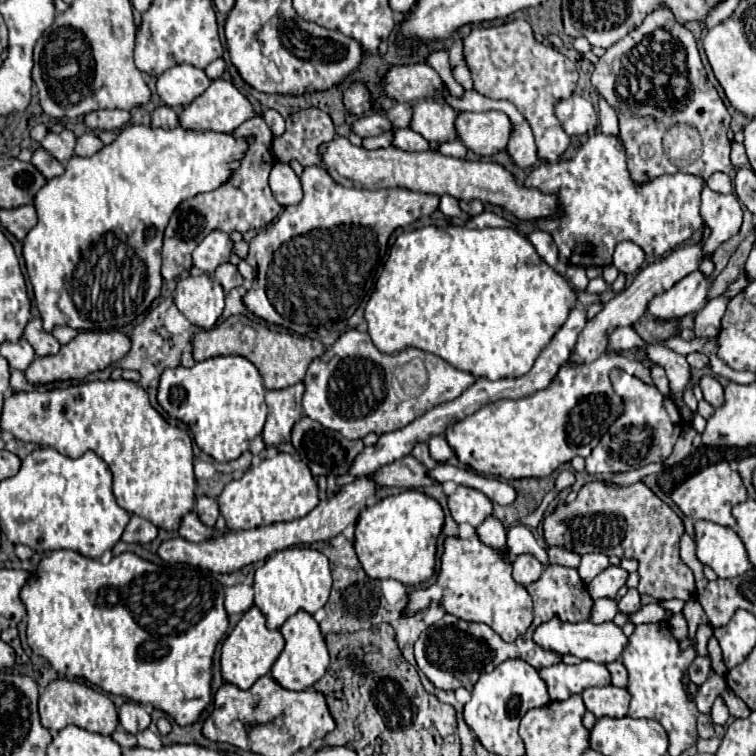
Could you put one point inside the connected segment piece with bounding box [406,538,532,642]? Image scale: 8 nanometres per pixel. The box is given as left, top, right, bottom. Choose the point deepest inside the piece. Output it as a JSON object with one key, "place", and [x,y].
{"place":[475,584]}

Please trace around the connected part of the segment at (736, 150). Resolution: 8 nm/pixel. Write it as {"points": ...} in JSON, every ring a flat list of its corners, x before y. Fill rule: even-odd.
{"points":[[732,142,732,164,734,164,734,168,746,168,748,166,744,144]]}

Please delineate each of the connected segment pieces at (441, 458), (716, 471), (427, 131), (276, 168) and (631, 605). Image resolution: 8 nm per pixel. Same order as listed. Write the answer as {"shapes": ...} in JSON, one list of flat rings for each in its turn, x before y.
{"shapes":[[[432,436,432,438,428,440,428,446,430,446,430,456,432,456,436,462,446,462,446,460,454,454,454,450,450,448,450,444,446,442,444,436]],[[721,461,714,466,704,468,702,472,694,474,686,482,682,482,672,492,670,498,692,520,710,520,710,522,734,528,736,520,732,516,732,506,744,502,748,498,748,494,746,494,746,486,744,486,740,474,736,470,732,470,732,466,727,461]],[[418,100,414,104,414,118,410,128,422,134,428,142,452,142,458,138,458,132,454,128,454,120,458,112,448,102,436,102,436,100]],[[276,162,270,172,270,190,280,206,298,204,302,200,302,186,296,172,290,168,290,164]],[[628,588,628,592,618,602,618,610,624,614,634,614,640,610,640,592,636,588]]]}

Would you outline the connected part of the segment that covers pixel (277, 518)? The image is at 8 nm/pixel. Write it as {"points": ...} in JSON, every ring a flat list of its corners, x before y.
{"points":[[280,452,274,458,266,458,258,466,248,468,242,478,228,482,218,496,220,514,226,518,230,530,254,530,274,522,290,522,306,516,318,506,318,502,318,484,310,468,286,452]]}

